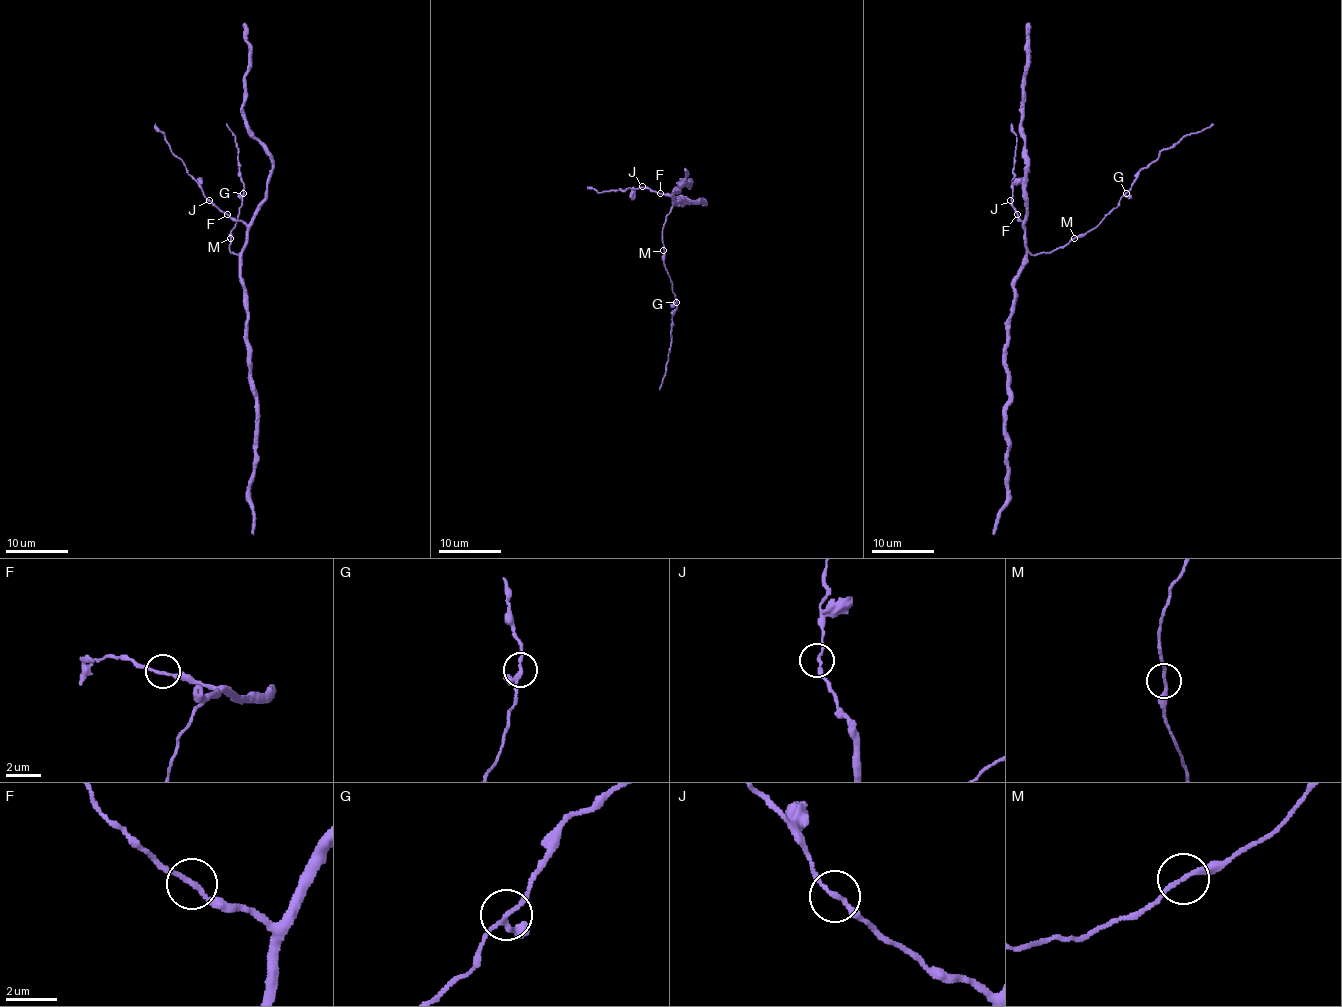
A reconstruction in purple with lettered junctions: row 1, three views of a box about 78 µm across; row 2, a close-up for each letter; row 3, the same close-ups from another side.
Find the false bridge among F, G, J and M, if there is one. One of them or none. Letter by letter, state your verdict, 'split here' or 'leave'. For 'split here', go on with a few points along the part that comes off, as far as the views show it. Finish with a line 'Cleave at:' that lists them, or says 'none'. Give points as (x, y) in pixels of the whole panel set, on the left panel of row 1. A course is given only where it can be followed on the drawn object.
F: leave
G: leave
J: leave
M: leave
Cleave at: none

